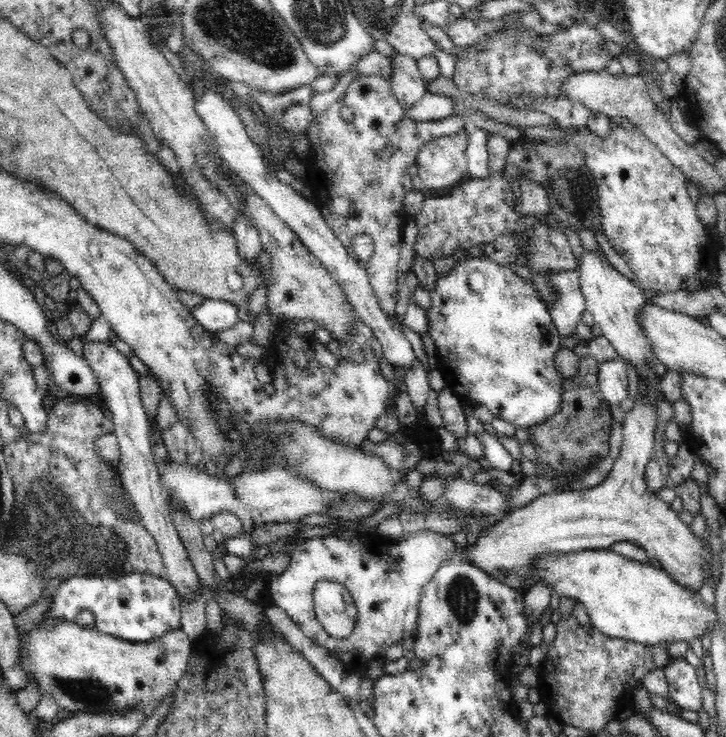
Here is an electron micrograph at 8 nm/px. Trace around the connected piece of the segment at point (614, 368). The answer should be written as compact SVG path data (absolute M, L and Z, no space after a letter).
M623 360L599 364L599 389L606 403L619 404L628 398L628 370Z

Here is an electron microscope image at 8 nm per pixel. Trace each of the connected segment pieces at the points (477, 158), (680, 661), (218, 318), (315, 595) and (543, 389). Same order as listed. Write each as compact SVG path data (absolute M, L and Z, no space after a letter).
M465 122L465 132L467 132L467 145L465 155L469 176L482 178L492 175L488 171L488 135L473 124Z
M684 657L673 659L663 668L669 684L669 696L684 710L702 707L702 688L696 679L696 669Z
M202 299L200 306L191 310L192 317L200 327L212 332L222 332L232 328L238 319L239 308L236 305L219 299Z
M320 580L312 593L314 613L324 631L336 639L350 636L357 620L357 606L344 584Z
M486 255L463 258L456 265L456 268L450 268L444 276L438 275L437 279L434 290L430 291L430 308L426 310L426 321L428 321L428 336L432 337L436 345L435 357L438 359L436 370L443 376L445 386L450 387L452 392L462 401L469 402L474 406L485 406L495 418L506 420L513 426L523 429L542 424L542 422L552 418L554 414L558 414L562 408L563 396L561 396L561 392L563 391L562 381L564 378L561 378L560 373L555 369L553 361L556 354L558 354L558 350L562 347L560 334L554 325L547 305L543 304L543 301L539 299L535 287L525 278L520 278L510 267L498 264L486 257Z

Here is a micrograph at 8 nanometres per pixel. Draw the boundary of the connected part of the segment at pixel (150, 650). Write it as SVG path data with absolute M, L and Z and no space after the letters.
M66 620L66 622L56 622L56 624L52 624L52 626L48 626L48 628L34 628L32 632L30 632L30 636L28 636L28 640L26 642L22 642L20 644L20 648L22 648L22 668L32 676L32 678L36 678L38 680L38 686L40 686L40 690L42 692L50 692L54 698L56 698L56 702L60 704L61 708L66 708L66 710L70 710L71 713L75 714L78 712L90 712L92 714L124 714L124 712L128 712L130 708L139 708L139 710L143 710L146 718L152 716L154 714L154 710L160 706L160 702L168 696L168 694L172 694L177 689L177 684L180 680L180 677L186 672L188 661L190 658L192 643L190 637L184 632L182 627L175 628L170 632L166 632L162 636L158 638L150 640L150 642L139 643L127 641L103 632L100 632L93 629L86 629L84 627L80 627L76 623L70 620Z

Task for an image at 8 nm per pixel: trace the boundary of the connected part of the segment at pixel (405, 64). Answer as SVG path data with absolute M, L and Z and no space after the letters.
M396 51L389 61L392 71L389 80L391 91L402 107L412 107L425 95L425 81L419 72L417 60Z

